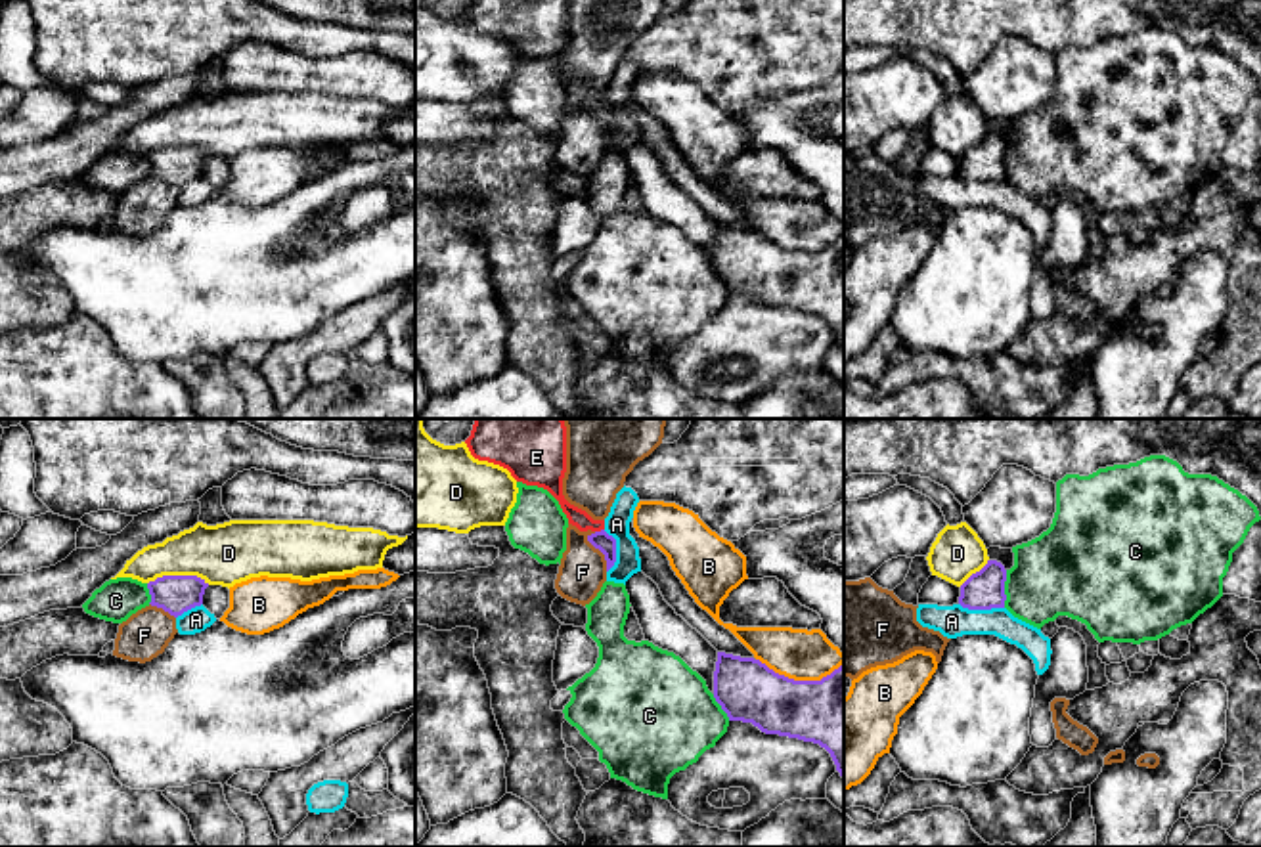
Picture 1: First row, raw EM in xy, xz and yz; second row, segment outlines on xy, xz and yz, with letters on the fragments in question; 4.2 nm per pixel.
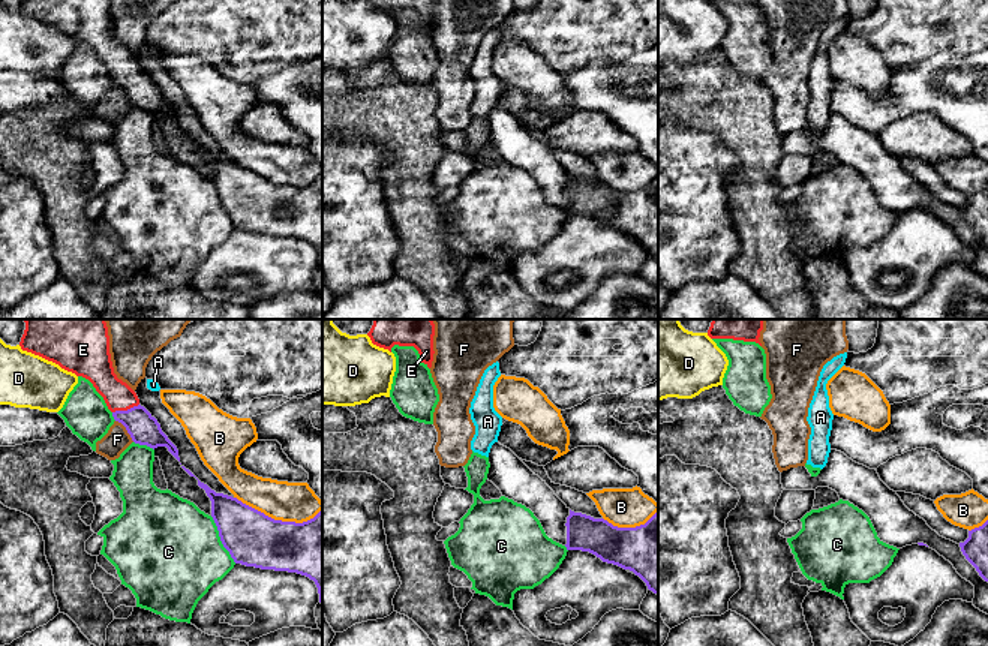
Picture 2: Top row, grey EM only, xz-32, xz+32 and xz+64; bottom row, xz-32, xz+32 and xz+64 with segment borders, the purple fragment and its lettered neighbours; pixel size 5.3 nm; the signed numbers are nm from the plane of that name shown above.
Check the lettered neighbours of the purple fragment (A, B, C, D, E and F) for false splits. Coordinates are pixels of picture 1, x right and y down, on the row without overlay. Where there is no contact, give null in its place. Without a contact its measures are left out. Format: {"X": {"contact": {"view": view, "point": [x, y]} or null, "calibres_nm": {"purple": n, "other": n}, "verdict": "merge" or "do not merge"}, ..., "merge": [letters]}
{"A": {"contact": {"view": "yz", "point": [982, 180]}, "calibres_nm": {"purple": 160, "other": 140}, "verdict": "do not merge"}, "B": {"contact": {"view": "xz", "point": [800, 253]}, "calibres_nm": {"purple": 340, "other": 220}, "verdict": "do not merge"}, "C": {"contact": {"view": "yz", "point": [1003, 161]}, "calibres_nm": {"purple": 160, "other": 360}, "verdict": "do not merge"}, "D": {"contact": {"view": "xy", "point": [178, 148]}, "calibres_nm": {"purple": 160, "other": 260}, "verdict": "do not merge"}, "E": {"contact": {"view": "xz", "point": [601, 102]}, "calibres_nm": {"purple": 80, "other": 80}, "verdict": "merge"}, "F": {"contact": {"view": "xz", "point": [599, 121]}, "calibres_nm": {"purple": 80, "other": 200}, "verdict": "do not merge"}, "merge": ["E"]}

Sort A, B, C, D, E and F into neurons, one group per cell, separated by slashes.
A / B / C / D / E / F

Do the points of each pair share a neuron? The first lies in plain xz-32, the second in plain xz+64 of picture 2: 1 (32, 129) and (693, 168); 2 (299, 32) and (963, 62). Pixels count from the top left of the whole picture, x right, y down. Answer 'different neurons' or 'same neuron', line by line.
1: different neurons
2: different neurons

